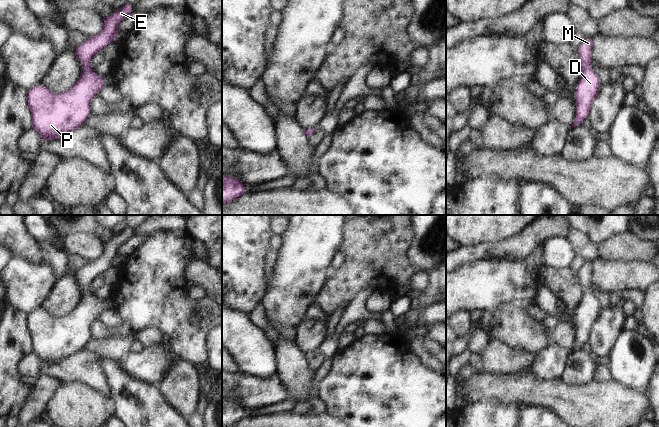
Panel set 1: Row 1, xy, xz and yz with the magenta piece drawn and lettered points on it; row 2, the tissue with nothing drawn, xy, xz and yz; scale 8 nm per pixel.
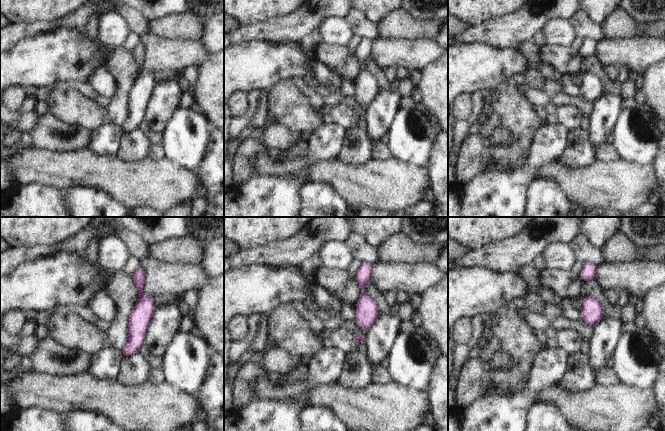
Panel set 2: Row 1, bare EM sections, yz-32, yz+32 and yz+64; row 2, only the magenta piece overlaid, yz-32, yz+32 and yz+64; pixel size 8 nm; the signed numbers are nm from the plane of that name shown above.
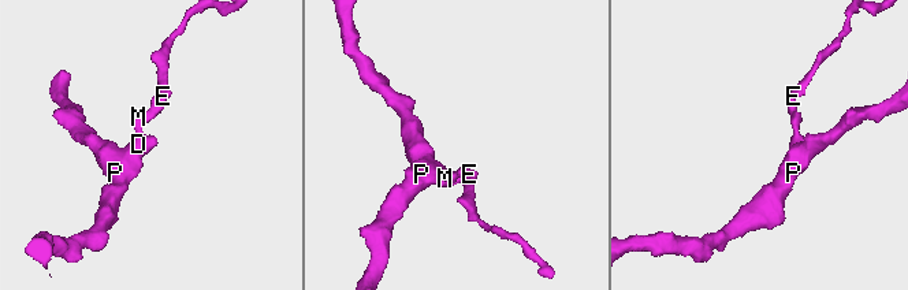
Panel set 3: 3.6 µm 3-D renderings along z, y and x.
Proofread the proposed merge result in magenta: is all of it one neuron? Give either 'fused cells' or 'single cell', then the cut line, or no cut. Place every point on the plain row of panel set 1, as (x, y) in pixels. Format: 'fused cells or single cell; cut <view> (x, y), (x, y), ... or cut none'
single cell; cut none

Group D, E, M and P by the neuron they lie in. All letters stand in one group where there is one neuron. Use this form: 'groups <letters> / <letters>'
groups D E M P

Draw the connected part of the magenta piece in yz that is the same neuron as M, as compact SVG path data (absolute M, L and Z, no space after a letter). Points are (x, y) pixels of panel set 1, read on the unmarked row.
M585 261L578 270L578 278L583 288L582 298L576 309L574 321L576 323L576 340L572 351L579 350L588 342L591 329L600 315L601 306L598 299L591 292L593 265Z

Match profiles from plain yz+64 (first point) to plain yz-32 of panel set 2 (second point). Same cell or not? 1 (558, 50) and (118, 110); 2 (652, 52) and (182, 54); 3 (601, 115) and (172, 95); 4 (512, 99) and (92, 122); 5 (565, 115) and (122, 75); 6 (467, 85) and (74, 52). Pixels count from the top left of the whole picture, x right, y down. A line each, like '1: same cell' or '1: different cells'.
1: same cell
2: same cell
3: same cell
4: same cell
5: same cell
6: same cell

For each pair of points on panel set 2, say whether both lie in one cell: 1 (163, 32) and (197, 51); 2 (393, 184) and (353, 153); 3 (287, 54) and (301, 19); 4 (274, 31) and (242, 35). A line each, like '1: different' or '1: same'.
1: different
2: different
3: different
4: same

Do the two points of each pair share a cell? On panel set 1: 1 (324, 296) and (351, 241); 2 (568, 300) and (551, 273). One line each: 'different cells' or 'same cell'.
1: same cell
2: same cell

